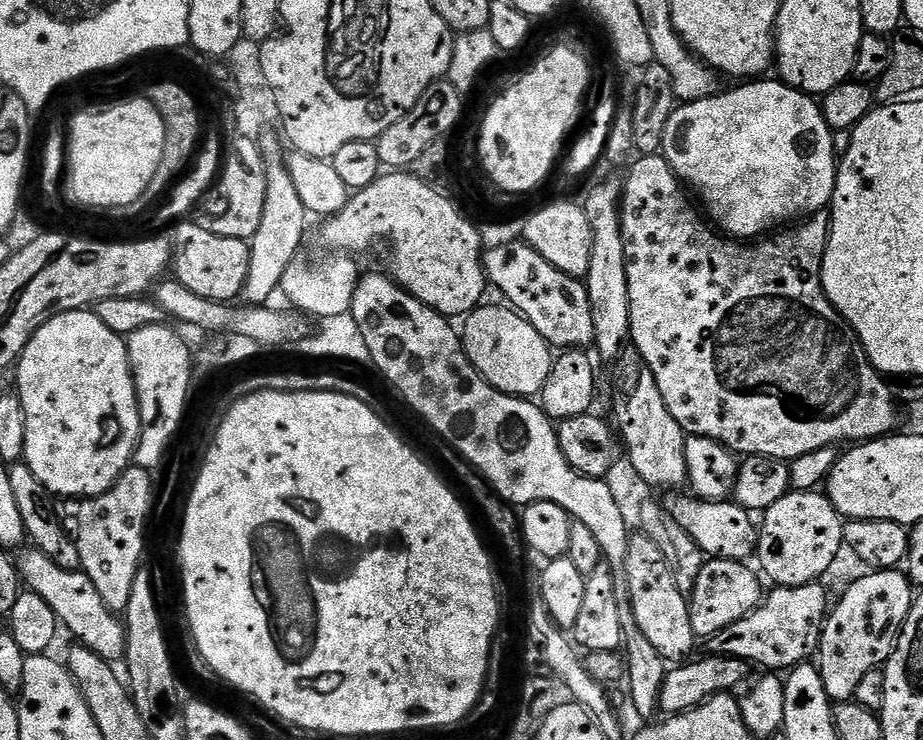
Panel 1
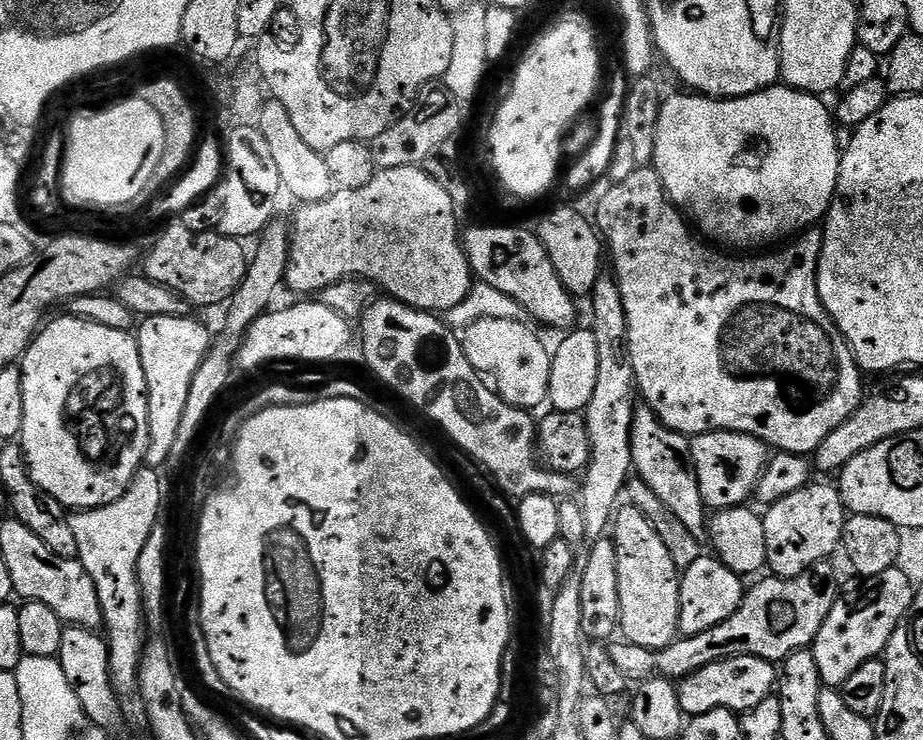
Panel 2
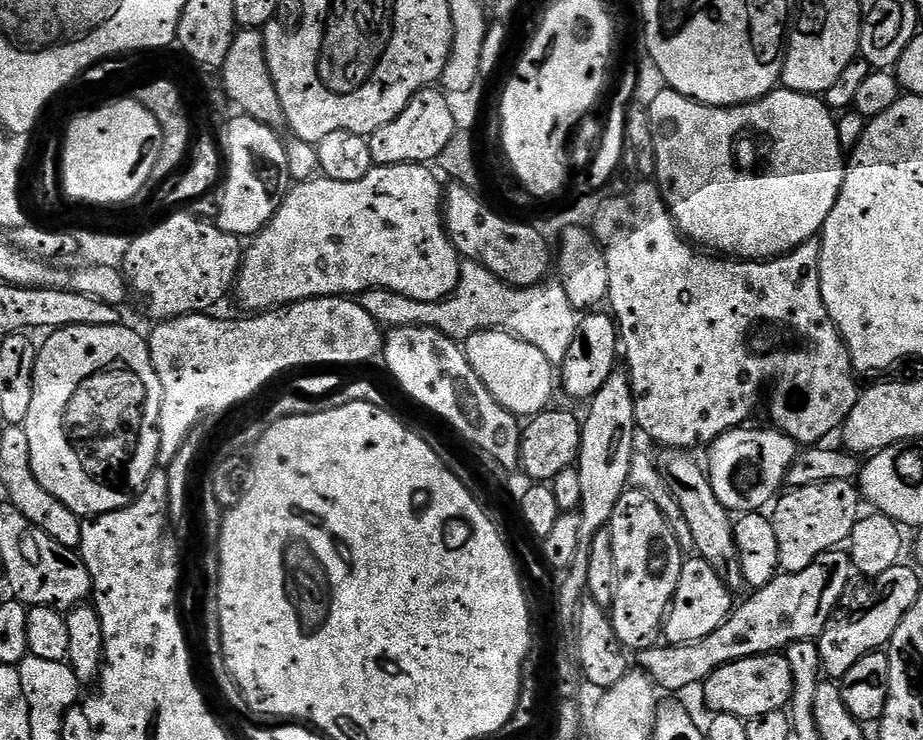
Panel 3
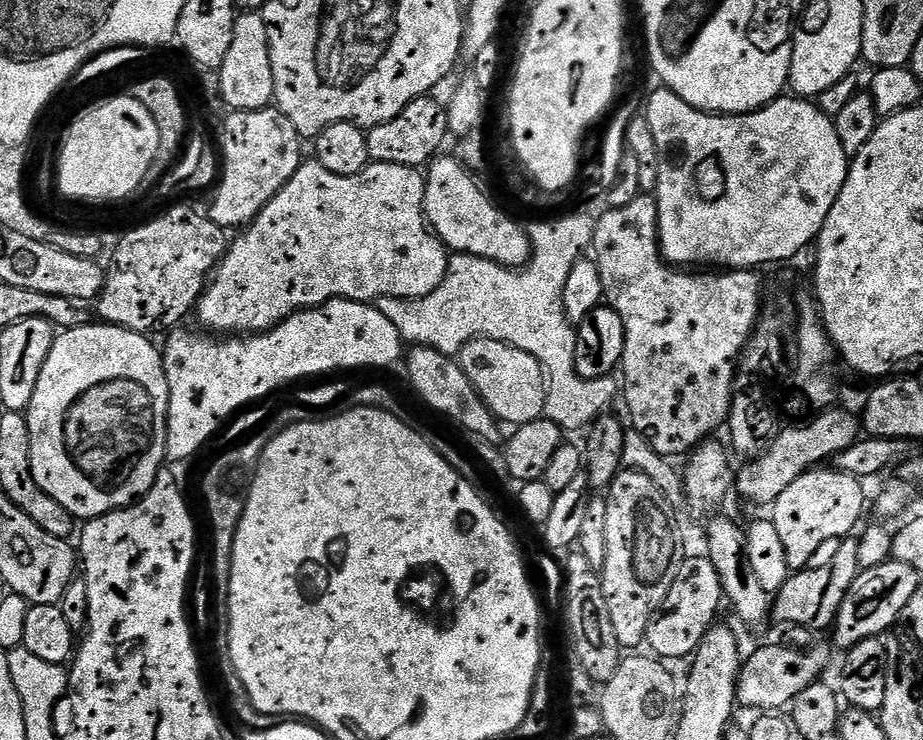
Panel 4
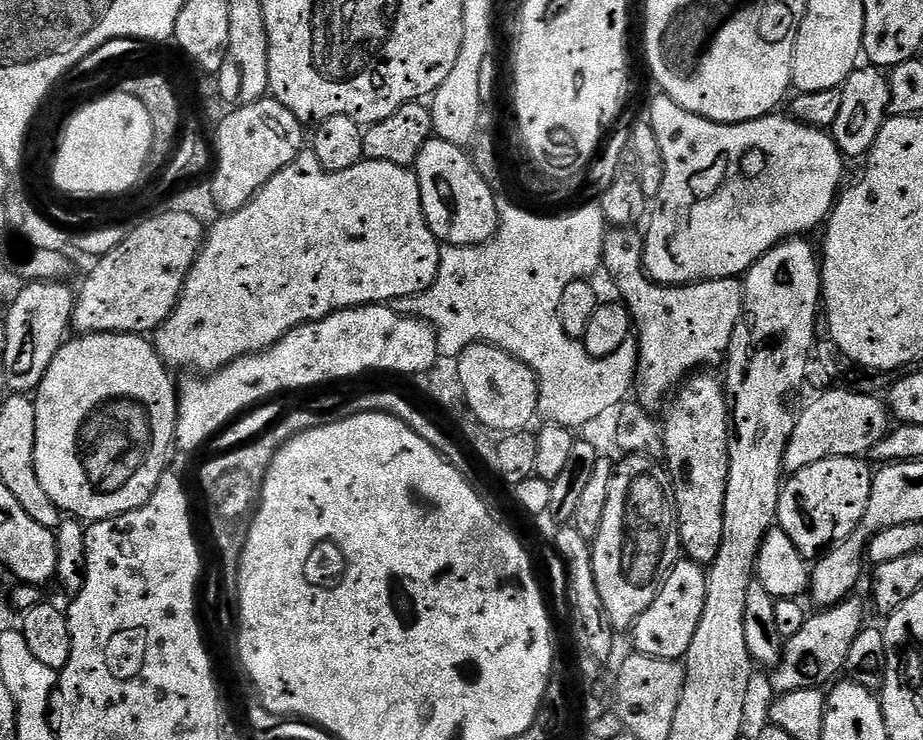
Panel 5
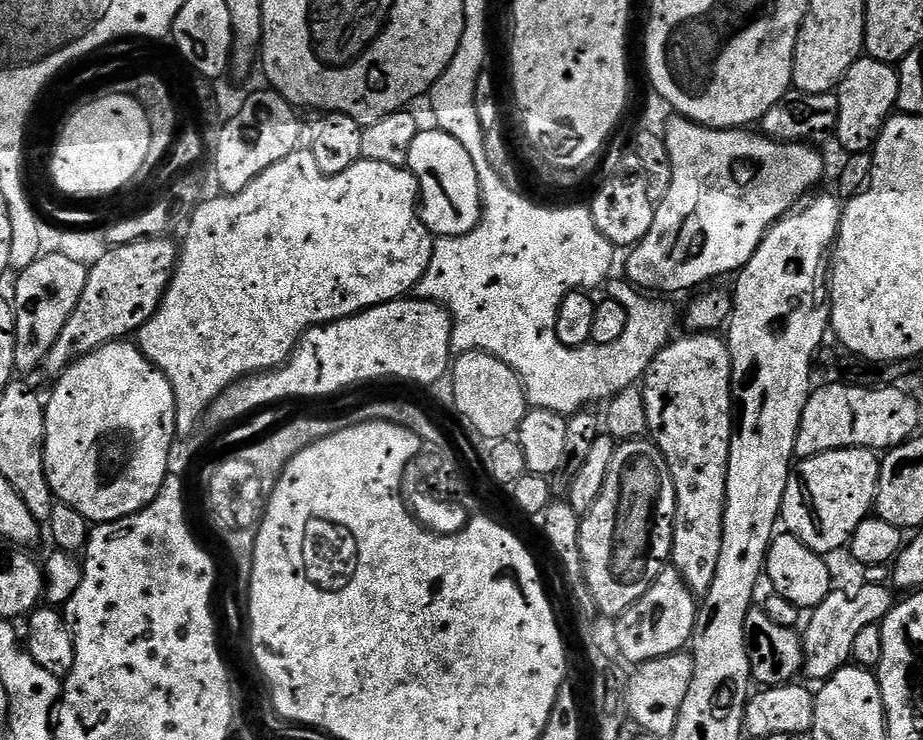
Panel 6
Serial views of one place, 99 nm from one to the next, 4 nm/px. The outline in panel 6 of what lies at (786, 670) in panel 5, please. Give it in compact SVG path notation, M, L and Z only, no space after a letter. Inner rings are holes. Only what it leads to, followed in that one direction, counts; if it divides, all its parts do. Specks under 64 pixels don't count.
M861 583L857 592L833 590L816 608L811 609L806 627L802 632L804 642L803 675L815 682L829 680L839 668L845 667L852 660L854 638L866 630L866 626L880 624L894 607L893 589L883 584ZM892 591L892 592L891 592ZM808 624L808 629L807 628Z

